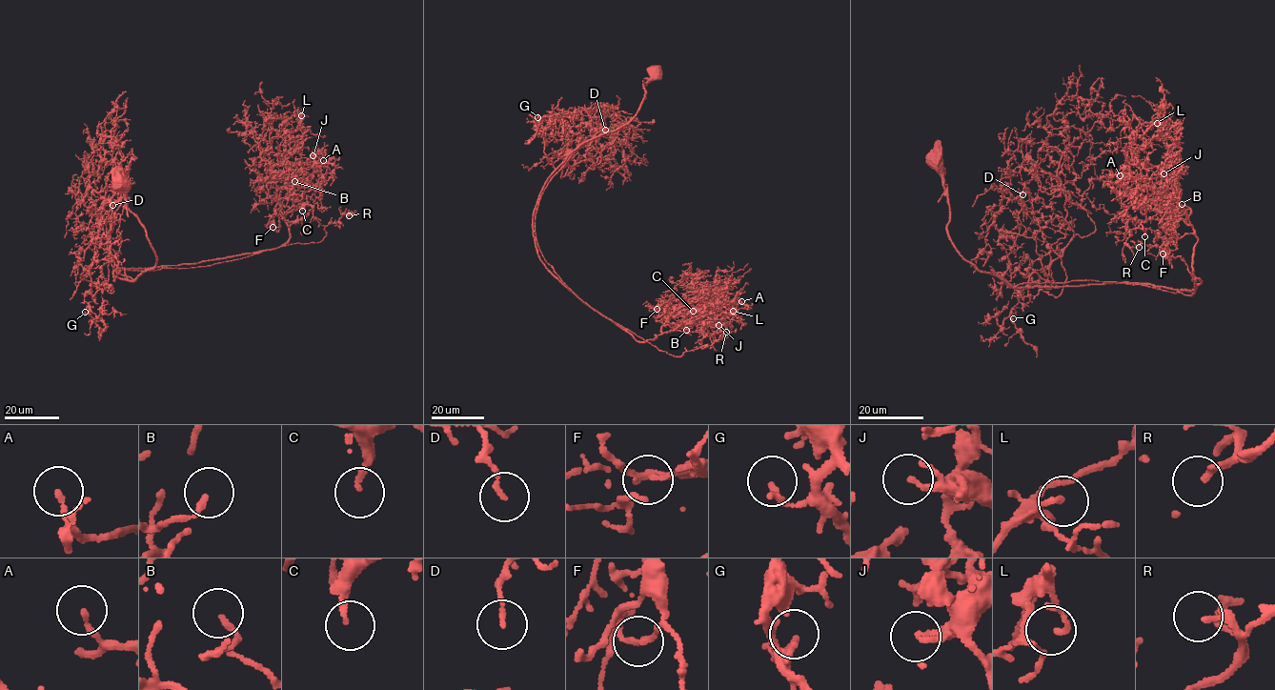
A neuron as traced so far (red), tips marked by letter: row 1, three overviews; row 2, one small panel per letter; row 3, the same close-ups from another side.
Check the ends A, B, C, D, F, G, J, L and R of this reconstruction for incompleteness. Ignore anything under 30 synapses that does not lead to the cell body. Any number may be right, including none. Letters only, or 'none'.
R

